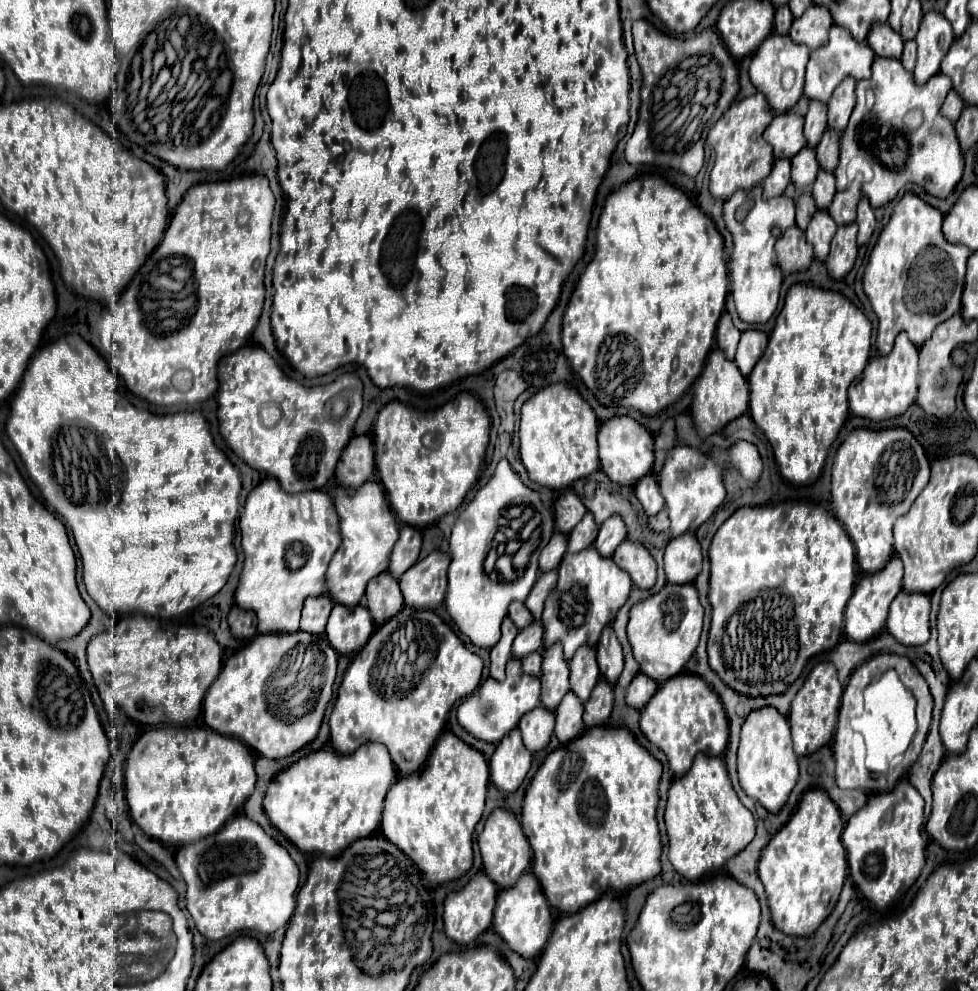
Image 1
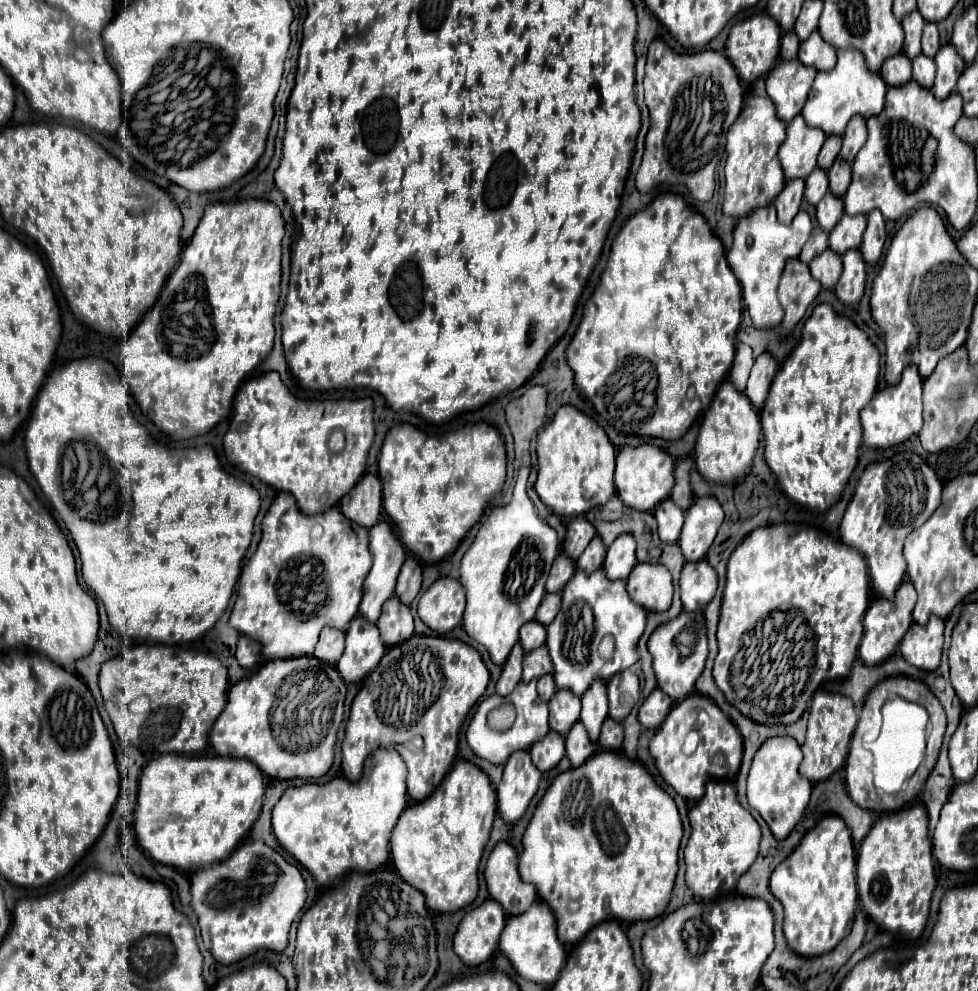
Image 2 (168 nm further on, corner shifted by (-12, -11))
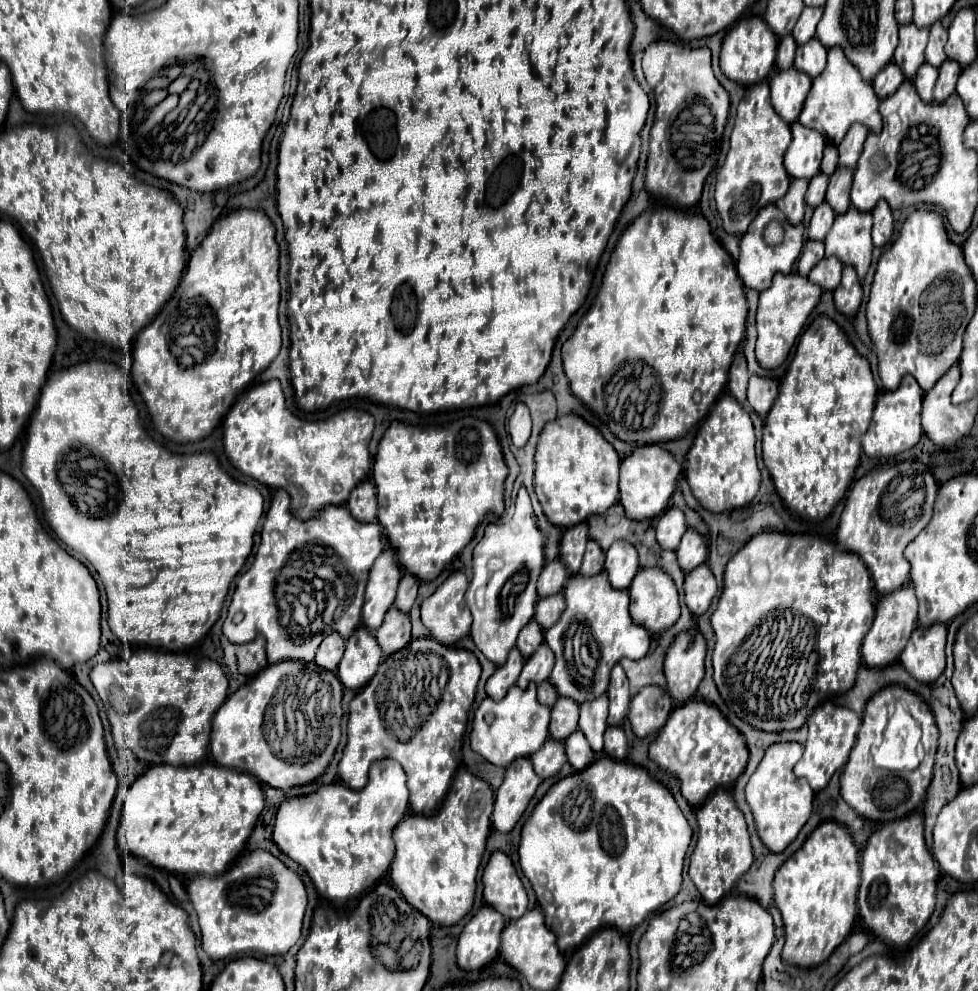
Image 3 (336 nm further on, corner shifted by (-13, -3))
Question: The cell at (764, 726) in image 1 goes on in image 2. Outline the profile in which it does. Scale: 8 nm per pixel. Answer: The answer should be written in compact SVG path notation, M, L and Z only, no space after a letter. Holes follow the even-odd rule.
M773 737L761 745L761 751L757 751L753 767L749 771L747 801L767 821L769 829L773 831L773 837L779 841L793 831L809 805L811 783L807 779L801 779L799 765L801 747L797 745L797 741L789 737Z

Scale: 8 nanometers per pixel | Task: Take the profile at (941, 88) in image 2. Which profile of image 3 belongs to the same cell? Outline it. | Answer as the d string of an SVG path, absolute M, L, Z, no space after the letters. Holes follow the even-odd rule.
M946 59L942 63L942 67L938 67L938 71L940 71L940 75L938 75L938 81L934 87L934 103L942 103L954 93L954 87L956 87L956 81L958 81L962 67L958 63Z

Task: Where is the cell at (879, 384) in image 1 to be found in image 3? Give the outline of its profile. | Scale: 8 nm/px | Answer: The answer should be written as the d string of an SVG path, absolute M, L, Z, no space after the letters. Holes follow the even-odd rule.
M906 375L906 379L902 379L898 389L882 393L876 401L872 423L868 431L862 435L862 451L868 457L882 457L882 455L890 457L912 449L922 437L922 429L920 429L922 397L924 397L922 389L918 387L918 381L912 375Z

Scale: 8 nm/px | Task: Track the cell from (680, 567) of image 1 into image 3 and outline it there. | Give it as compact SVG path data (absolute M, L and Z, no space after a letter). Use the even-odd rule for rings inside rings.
M706 563L698 565L694 571L690 571L690 575L686 575L684 591L686 591L686 605L696 617L710 607L712 599L718 593L718 587L716 577Z

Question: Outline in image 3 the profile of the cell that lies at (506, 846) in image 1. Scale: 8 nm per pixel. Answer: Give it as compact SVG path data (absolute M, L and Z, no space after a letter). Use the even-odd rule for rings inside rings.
M494 851L482 875L484 899L498 909L506 921L522 917L528 909L528 895L524 885L504 851Z

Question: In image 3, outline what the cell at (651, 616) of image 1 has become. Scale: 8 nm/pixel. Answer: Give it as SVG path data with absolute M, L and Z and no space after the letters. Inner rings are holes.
M698 629L680 631L666 651L664 675L674 701L682 703L696 695L698 683L704 677L706 639Z

